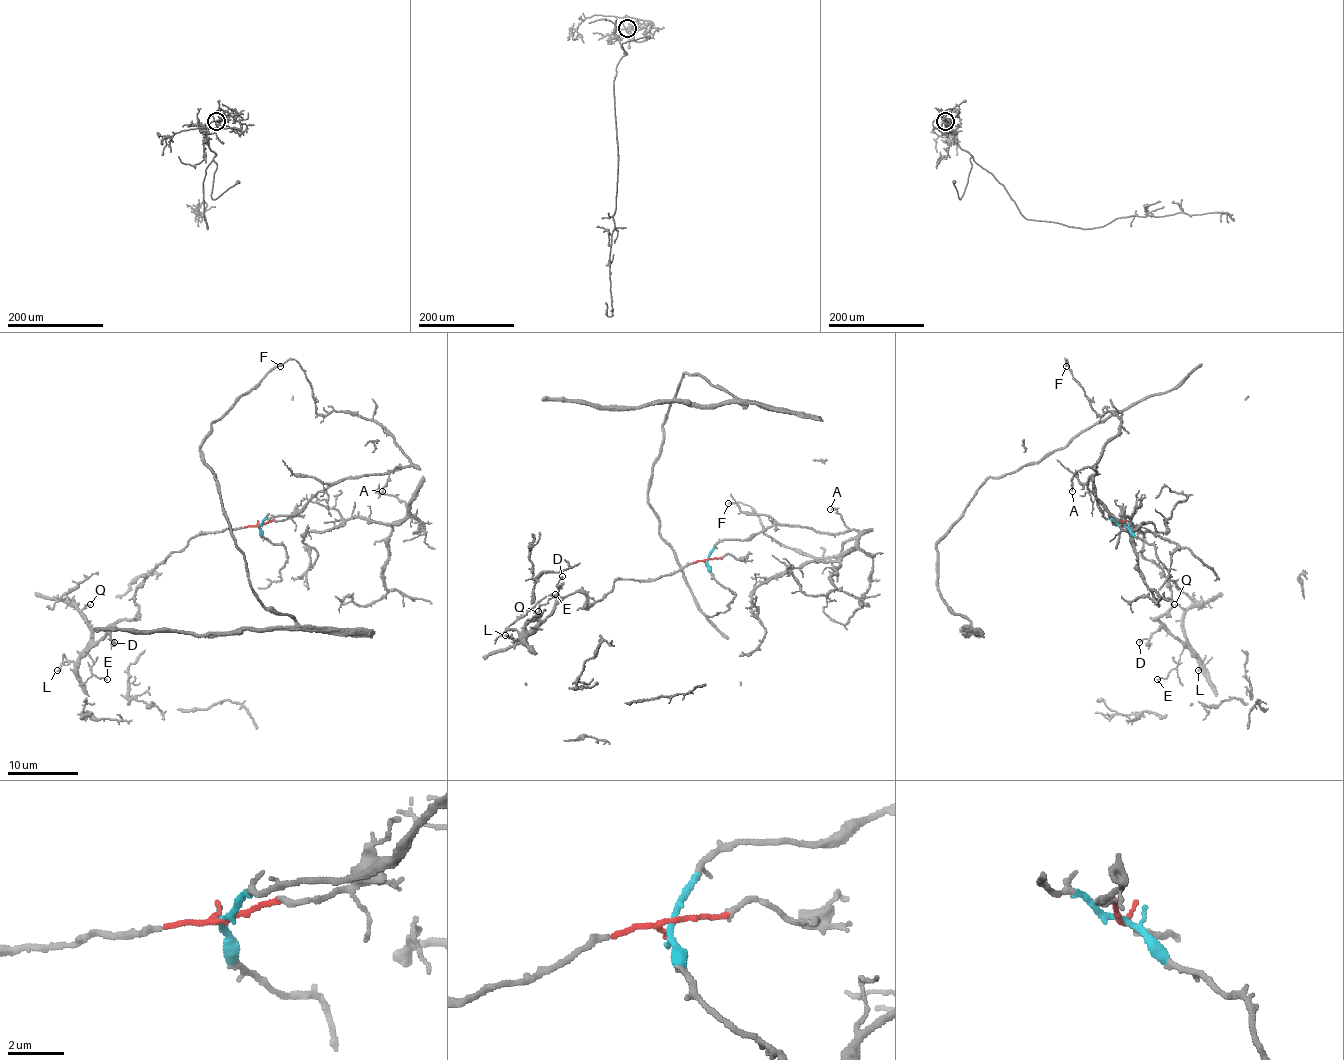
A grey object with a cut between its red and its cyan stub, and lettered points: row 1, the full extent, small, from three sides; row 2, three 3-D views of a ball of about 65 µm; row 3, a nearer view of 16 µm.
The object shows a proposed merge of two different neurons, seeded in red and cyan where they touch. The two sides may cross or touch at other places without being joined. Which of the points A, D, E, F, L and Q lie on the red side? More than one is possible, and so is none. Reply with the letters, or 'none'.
D, E, L, Q

